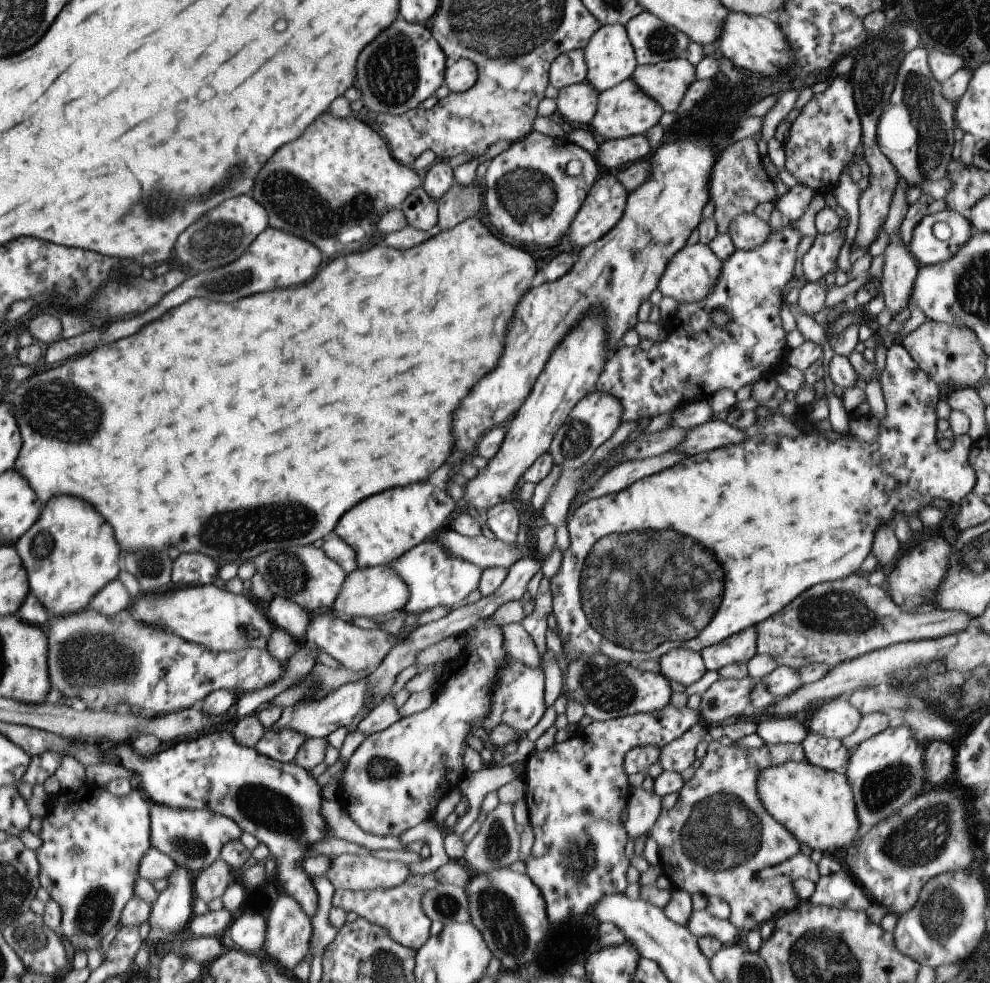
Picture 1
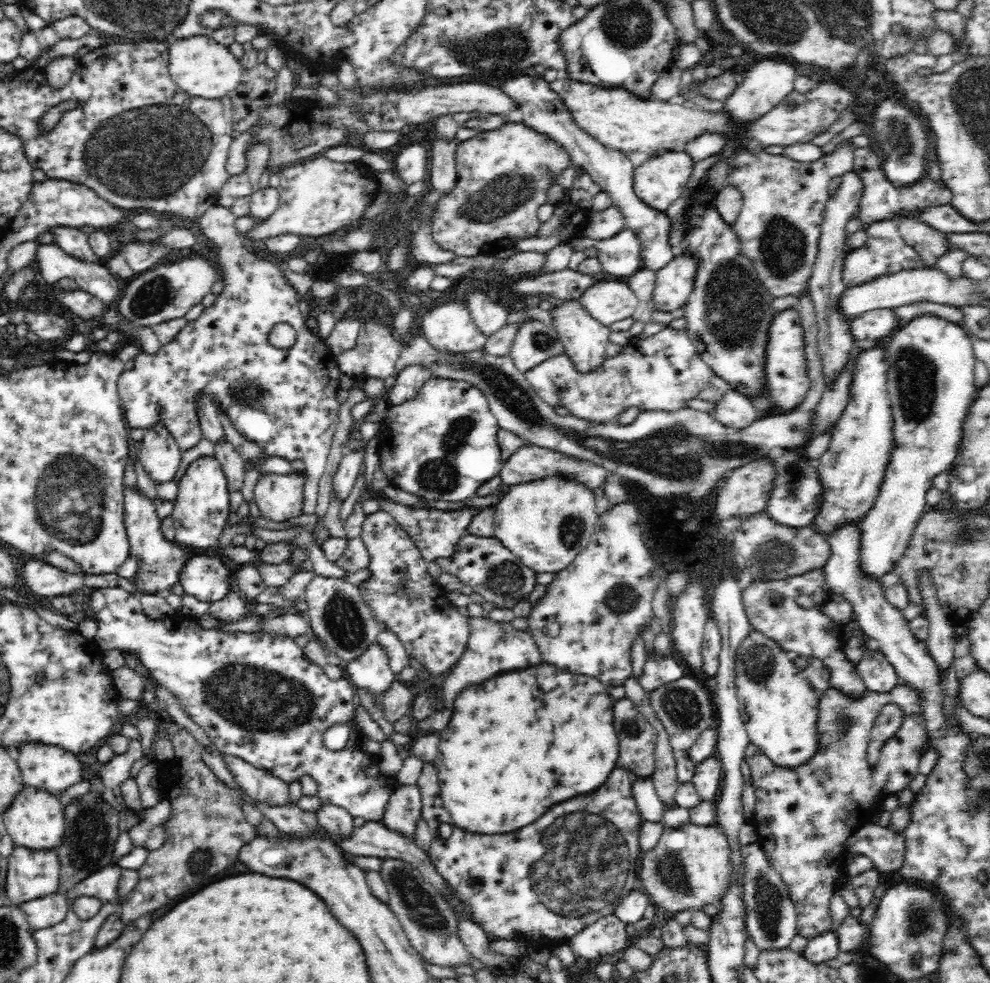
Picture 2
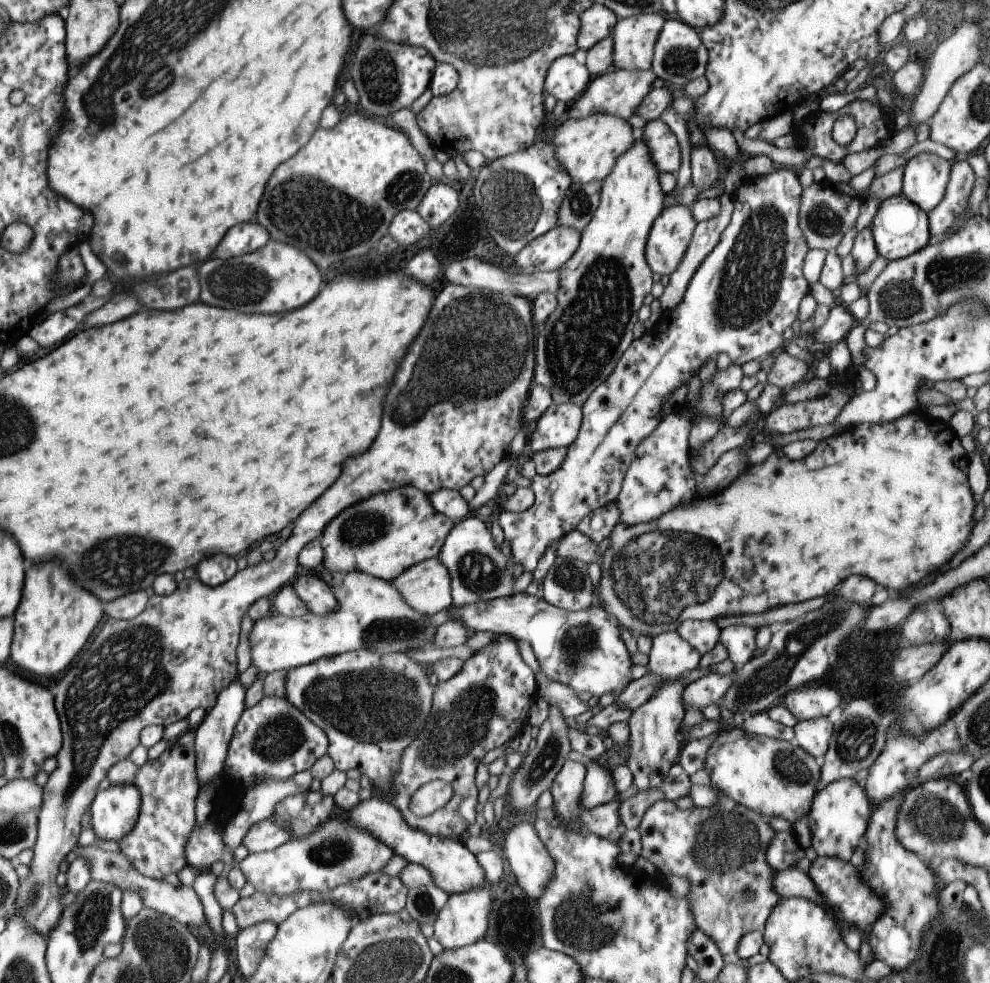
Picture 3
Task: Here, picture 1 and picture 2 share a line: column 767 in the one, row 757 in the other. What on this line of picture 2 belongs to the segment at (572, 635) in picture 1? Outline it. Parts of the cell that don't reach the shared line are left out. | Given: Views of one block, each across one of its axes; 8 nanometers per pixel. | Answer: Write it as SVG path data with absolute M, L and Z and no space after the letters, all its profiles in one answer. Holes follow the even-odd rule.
M544 662L530 668L518 669L518 672L496 675L494 678L486 680L484 684L468 686L461 694L458 694L456 702L454 702L454 714L452 714L450 726L446 726L439 732L438 756L432 762L438 771L443 807L450 814L453 823L458 828L470 833L507 834L536 822L552 804L555 805L598 790L606 782L610 772L617 767L619 744L618 735L614 731L613 707L615 702L610 695L609 687L598 679L583 674L569 673Z

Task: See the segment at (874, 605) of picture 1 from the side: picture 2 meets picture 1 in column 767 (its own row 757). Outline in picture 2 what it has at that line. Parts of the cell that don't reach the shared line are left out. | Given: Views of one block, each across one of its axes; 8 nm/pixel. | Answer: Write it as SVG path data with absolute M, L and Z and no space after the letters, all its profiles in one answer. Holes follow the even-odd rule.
M629 699L616 701L613 713L619 744L616 766L650 778L655 769L657 730Z

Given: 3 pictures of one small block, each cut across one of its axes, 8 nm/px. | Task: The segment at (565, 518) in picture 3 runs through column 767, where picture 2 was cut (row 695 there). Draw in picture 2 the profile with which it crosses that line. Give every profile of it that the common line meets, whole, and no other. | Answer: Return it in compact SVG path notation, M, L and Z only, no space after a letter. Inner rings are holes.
M100 588L96 589L91 594L91 603L89 606L94 612L94 620L98 621L99 632L95 636L95 642L101 648L102 652L110 649L120 649L125 653L134 653L140 660L139 668L148 669L154 680L167 690L170 690L177 699L178 704L184 710L184 713L190 717L202 730L207 734L216 748L221 753L240 757L244 761L250 763L259 769L270 771L274 776L281 778L286 784L290 782L299 782L300 778L304 778L306 774L312 776L317 782L317 796L325 804L333 804L348 811L353 817L362 817L366 821L380 821L384 816L388 798L393 793L394 785L385 774L382 774L378 766L378 760L369 753L362 751L361 738L362 732L358 727L352 728L352 738L348 740L348 744L342 750L330 750L324 746L323 734L332 725L338 723L347 724L354 718L354 700L357 697L357 688L351 684L351 680L346 676L341 676L338 680L331 680L320 665L314 664L310 659L306 658L303 648L300 647L292 638L282 639L281 637L273 637L270 634L262 632L254 632L253 634L246 634L244 632L225 632L221 630L219 625L215 625L212 629L203 629L199 624L197 617L184 618L182 615L177 617L167 617L165 619L150 619L144 614L142 605L135 594L129 594L122 588Z

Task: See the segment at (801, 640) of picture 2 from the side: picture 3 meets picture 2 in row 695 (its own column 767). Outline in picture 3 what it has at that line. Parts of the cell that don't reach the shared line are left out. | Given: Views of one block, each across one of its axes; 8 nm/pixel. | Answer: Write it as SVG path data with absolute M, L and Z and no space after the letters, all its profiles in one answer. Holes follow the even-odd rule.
M776 831L772 841L766 848L766 863L774 871L795 867L798 860L805 856L797 840L788 831Z

